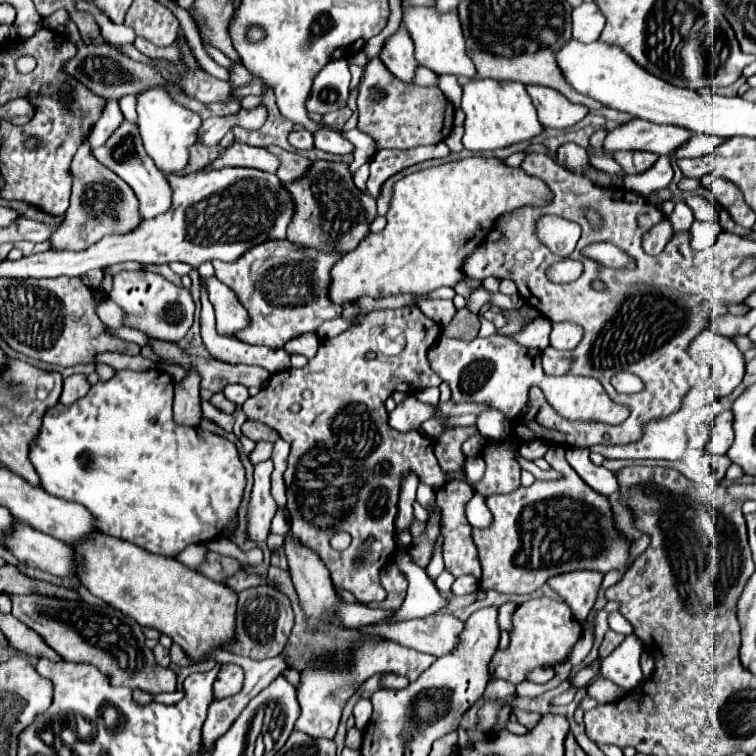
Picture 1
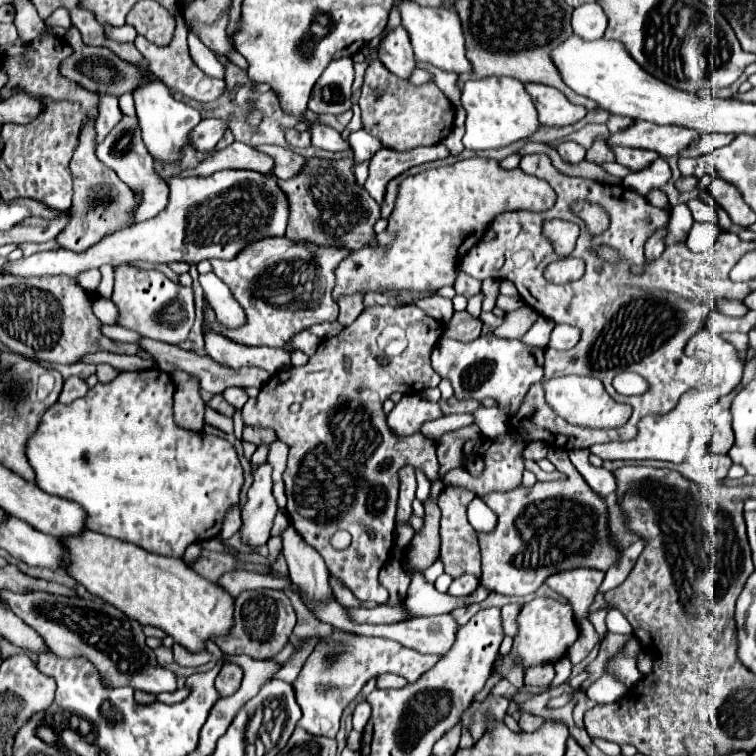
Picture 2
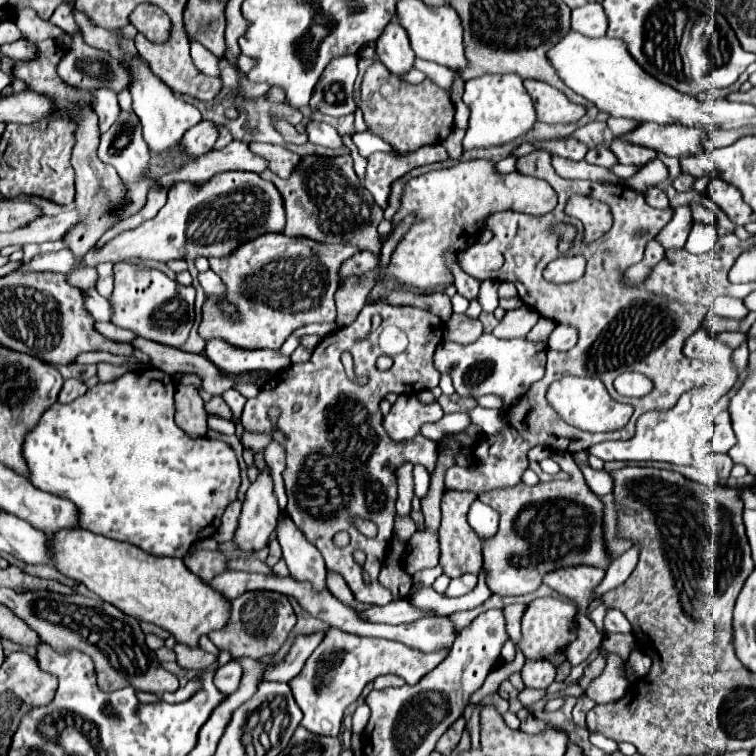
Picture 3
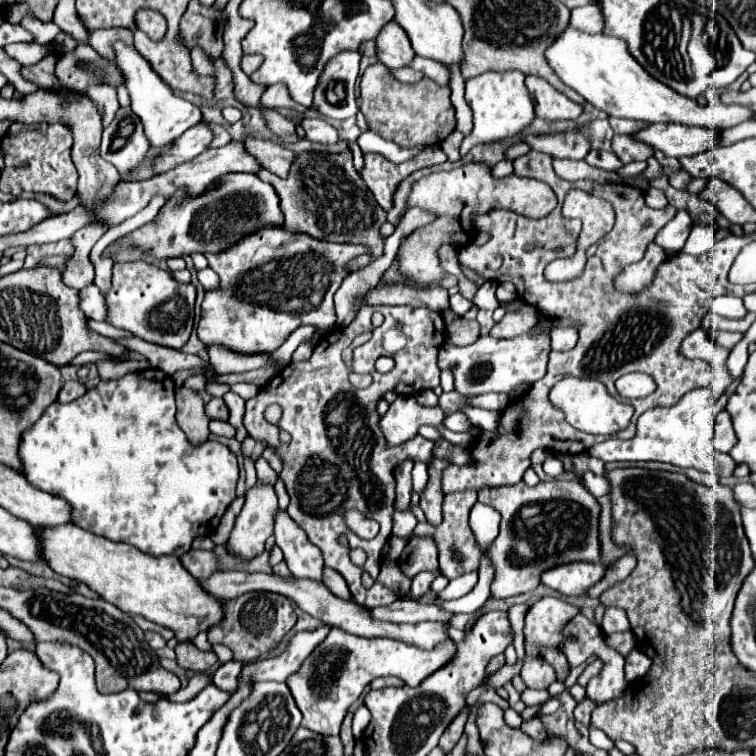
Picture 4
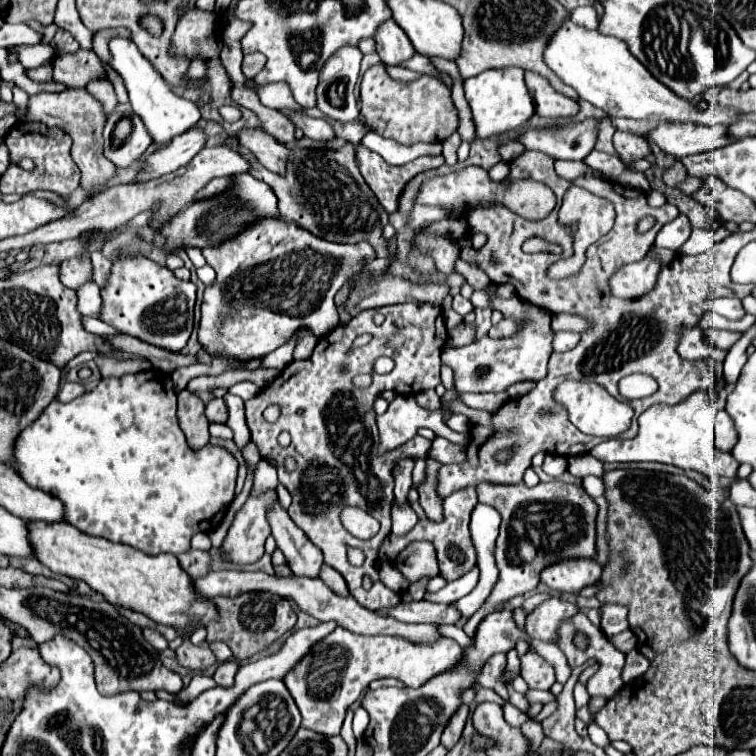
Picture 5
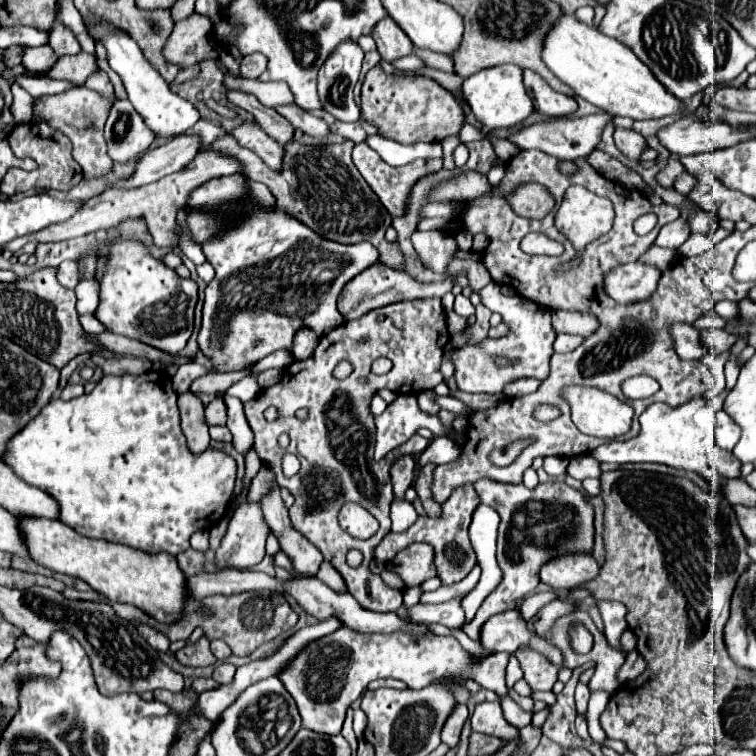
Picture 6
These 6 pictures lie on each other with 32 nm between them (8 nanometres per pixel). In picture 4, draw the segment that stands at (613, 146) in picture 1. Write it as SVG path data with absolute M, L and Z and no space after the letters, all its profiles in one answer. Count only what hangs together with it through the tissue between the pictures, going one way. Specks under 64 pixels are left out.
M648 124L640 132L632 134L634 140L644 142L644 144L656 148L656 150L662 150L666 156L674 156L674 158L694 156L694 154L700 154L700 152L714 148L716 136L718 136L718 130L708 132L708 128L696 128L696 126L684 126L684 124Z

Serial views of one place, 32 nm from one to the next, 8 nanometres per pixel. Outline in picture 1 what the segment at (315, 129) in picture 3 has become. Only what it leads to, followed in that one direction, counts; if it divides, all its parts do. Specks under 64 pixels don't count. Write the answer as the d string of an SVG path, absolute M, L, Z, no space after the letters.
M318 132L316 136L316 148L330 152L330 154L354 154L354 144L348 142L346 138L340 138L336 132Z

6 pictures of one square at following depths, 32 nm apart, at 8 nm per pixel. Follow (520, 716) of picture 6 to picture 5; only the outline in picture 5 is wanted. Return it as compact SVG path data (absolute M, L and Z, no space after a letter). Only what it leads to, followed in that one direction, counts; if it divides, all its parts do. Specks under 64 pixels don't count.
M506 702L506 706L504 706L504 718L510 726L522 726L526 722L526 716L520 710L512 708L510 702Z

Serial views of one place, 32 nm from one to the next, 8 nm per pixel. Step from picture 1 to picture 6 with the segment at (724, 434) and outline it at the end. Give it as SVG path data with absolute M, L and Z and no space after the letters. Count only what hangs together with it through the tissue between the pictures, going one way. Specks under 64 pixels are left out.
M720 410L716 414L716 427L714 430L716 444L722 450L732 450L740 438L740 428L736 428L736 424L732 422L732 418Z

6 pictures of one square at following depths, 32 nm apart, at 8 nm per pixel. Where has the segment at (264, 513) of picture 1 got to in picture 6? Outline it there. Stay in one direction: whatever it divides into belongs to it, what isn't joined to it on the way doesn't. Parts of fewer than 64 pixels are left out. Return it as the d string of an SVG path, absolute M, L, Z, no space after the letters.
M260 500L244 502L240 508L236 508L228 524L228 532L216 550L218 568L248 568L258 564L264 558L264 542L268 534L270 528L264 520Z

